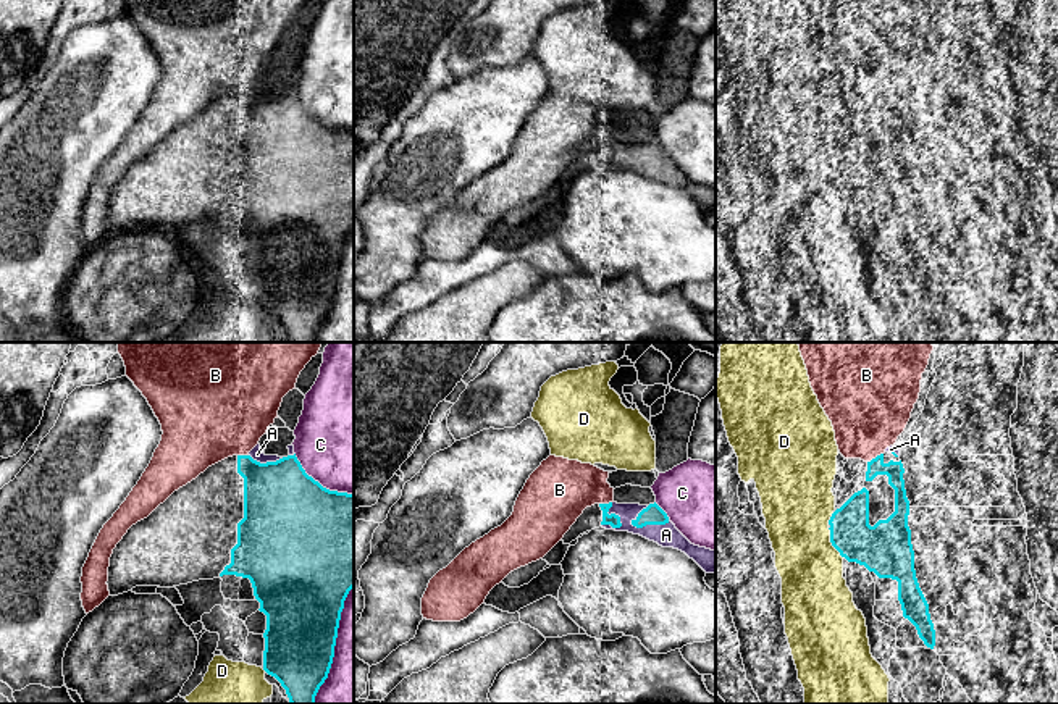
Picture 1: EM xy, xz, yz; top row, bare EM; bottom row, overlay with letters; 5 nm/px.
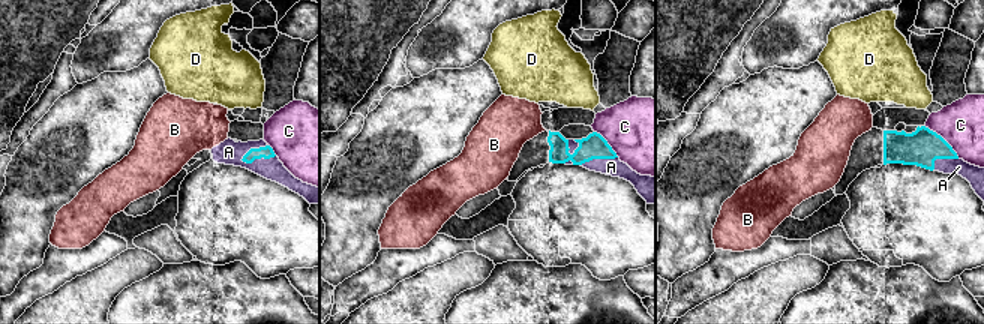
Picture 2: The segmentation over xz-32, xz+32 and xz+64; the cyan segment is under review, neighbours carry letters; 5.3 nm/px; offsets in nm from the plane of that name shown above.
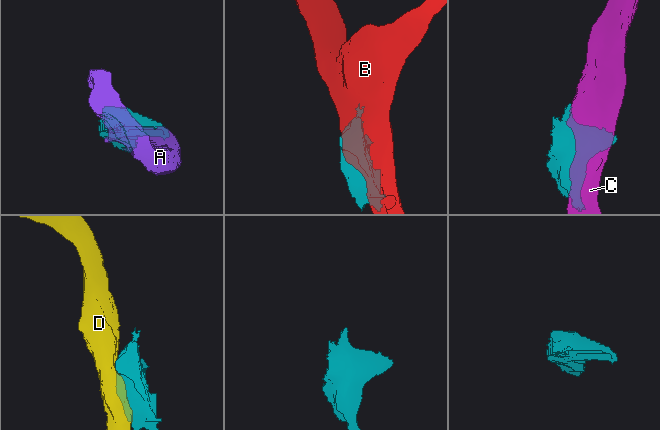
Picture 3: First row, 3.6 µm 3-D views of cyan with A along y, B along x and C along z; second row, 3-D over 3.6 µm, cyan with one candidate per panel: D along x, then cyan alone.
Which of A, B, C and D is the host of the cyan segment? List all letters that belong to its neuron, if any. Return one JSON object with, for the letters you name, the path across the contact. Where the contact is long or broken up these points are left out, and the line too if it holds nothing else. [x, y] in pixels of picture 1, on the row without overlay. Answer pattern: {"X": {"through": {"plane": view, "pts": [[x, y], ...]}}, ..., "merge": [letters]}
{"merge": ["A"]}

